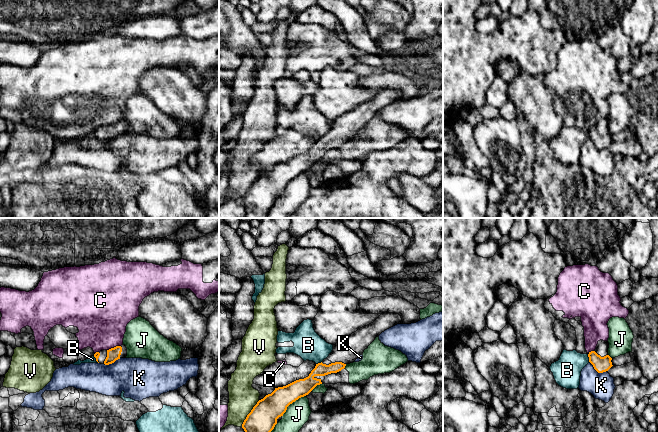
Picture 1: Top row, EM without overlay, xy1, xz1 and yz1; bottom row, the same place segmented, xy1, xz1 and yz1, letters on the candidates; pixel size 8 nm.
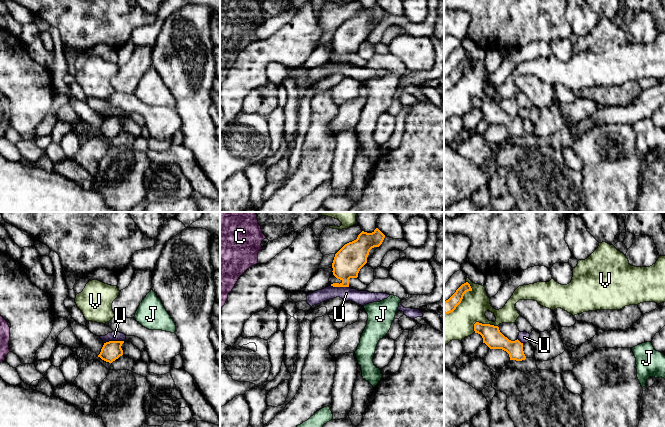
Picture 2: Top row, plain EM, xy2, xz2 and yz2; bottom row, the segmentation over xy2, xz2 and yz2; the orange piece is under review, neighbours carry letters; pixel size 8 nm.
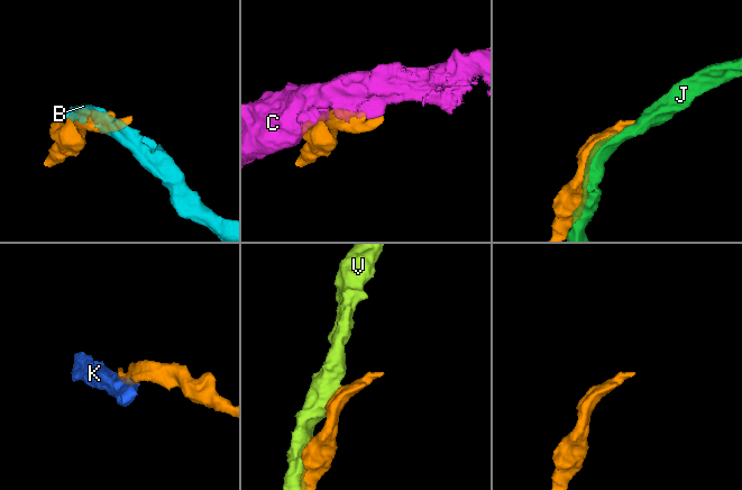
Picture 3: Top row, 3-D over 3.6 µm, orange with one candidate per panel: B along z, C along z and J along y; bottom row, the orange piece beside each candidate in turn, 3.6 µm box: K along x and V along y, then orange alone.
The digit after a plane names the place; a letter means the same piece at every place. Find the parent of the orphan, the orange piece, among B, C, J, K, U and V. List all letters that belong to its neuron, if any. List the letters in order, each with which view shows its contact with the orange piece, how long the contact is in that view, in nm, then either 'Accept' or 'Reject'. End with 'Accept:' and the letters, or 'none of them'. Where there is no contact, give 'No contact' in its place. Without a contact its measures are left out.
B: Touches orange in yz1. Shared border 70 nm. Reject
C: Touches orange in xy1. Shared border 120 nm. Reject
J: Touches orange in xz1. Shared border 260 nm. Reject
K: Touches orange in yz1. Shared border 160 nm. Reject
U: Touches orange in xy2. Shared border 160 nm. Reject
V: Touches orange in yz2. Shared border 320 nm. Reject
Accept: none of them

